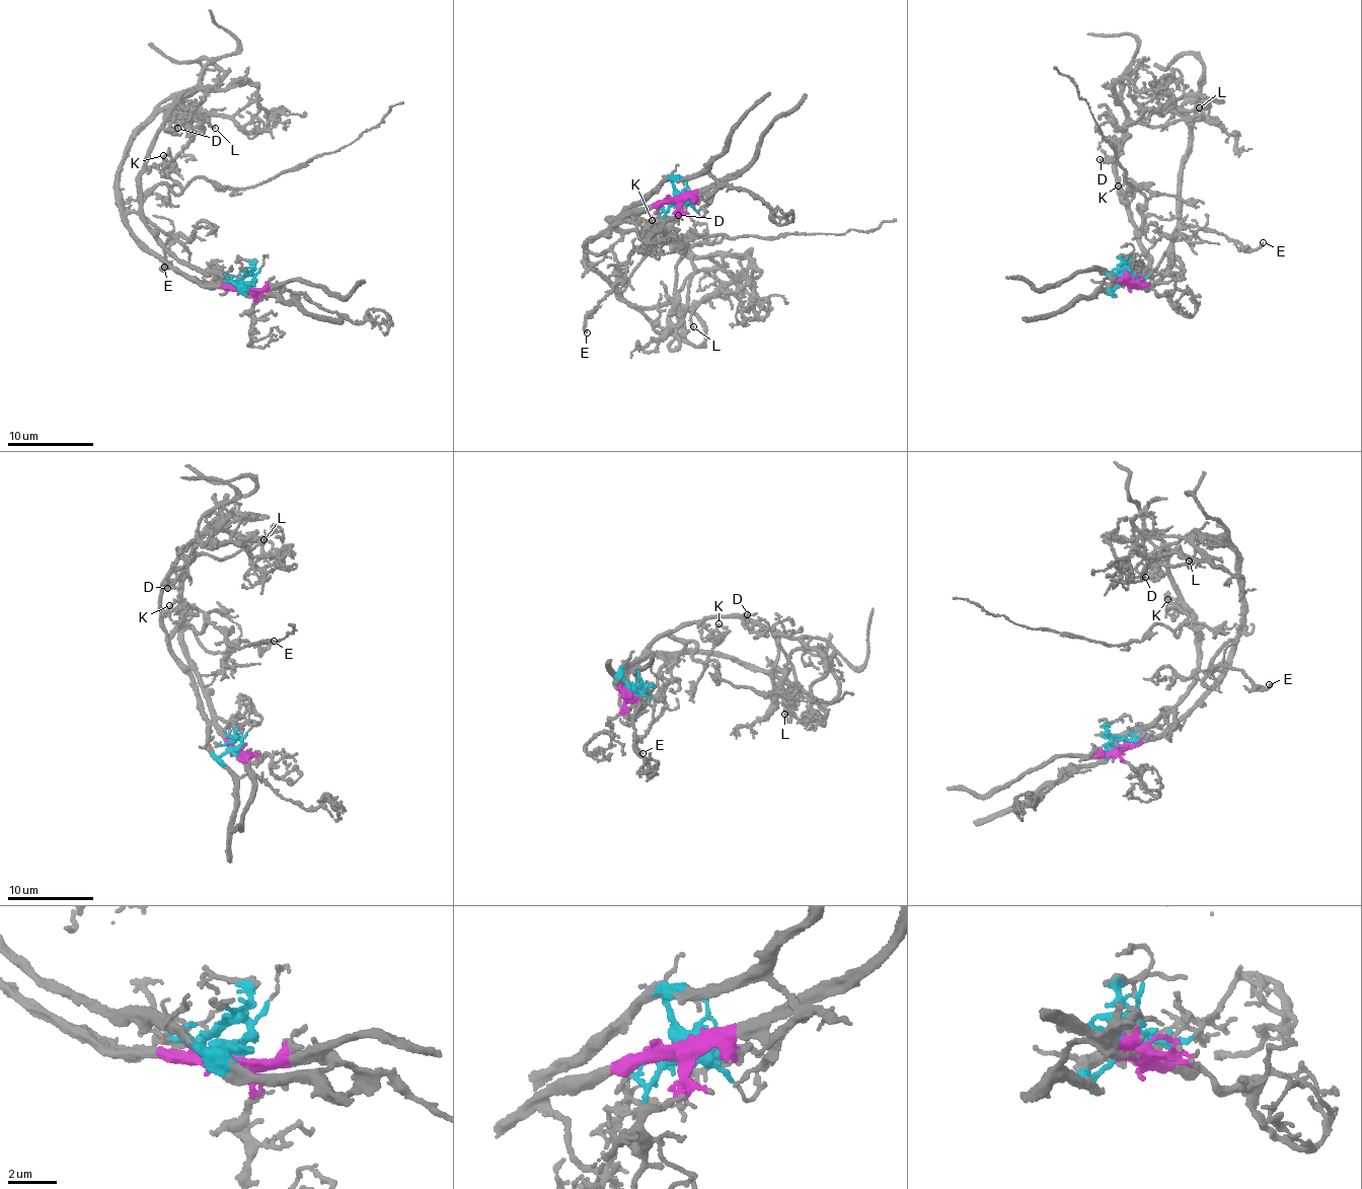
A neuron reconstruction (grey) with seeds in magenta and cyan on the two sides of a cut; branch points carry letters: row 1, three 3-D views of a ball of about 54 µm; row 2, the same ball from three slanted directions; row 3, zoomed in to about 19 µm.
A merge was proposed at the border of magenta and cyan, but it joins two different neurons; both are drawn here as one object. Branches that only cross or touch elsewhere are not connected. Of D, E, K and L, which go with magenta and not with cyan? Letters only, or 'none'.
E, L

